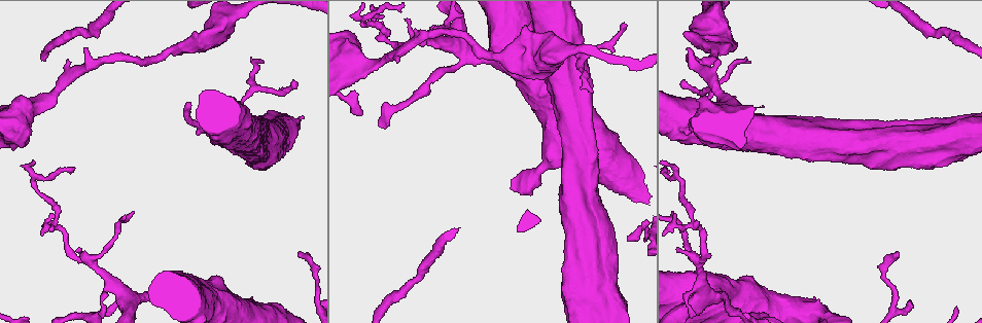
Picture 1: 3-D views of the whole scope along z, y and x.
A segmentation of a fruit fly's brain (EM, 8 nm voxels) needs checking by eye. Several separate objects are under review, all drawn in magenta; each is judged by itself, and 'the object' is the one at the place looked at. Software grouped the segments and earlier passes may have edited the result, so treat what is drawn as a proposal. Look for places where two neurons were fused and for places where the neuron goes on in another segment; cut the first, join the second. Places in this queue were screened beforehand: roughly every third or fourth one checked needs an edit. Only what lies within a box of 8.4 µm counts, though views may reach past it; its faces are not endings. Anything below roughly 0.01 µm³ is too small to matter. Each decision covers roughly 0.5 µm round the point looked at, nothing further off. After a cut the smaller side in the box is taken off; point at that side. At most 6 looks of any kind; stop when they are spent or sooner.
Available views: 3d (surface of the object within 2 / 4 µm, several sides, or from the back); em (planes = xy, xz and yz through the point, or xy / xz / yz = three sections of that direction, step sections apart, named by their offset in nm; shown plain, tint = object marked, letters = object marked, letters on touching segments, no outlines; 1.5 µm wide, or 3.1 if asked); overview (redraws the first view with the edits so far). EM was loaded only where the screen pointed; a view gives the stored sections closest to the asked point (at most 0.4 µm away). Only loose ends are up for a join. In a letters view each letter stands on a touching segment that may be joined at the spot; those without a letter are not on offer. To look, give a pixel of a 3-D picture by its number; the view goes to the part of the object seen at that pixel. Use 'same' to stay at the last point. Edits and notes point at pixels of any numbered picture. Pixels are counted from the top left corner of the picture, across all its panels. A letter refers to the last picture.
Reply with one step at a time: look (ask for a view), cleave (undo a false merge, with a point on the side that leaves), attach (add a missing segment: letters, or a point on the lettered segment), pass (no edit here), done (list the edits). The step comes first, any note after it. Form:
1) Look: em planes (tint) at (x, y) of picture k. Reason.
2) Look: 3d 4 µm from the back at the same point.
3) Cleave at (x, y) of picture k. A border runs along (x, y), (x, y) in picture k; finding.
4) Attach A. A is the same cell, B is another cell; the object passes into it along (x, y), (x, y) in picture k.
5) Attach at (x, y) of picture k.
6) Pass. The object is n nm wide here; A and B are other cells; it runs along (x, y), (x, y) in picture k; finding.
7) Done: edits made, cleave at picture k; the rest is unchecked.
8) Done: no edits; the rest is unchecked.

Look: em xz step 4 (tint) at (622, 24) of picture 1. An open end.

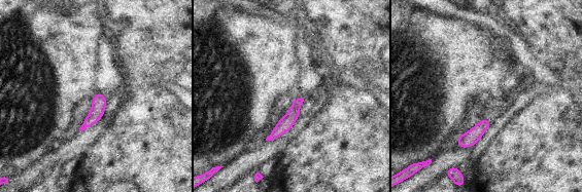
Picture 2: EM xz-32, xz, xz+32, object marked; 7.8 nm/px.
Look: em planes (letters) at the same point. Another direction.

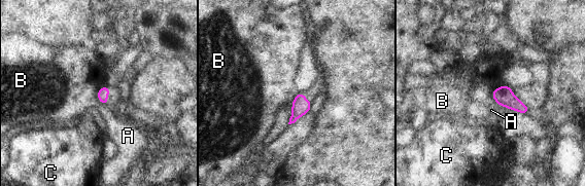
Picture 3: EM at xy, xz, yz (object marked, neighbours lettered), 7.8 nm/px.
Pass. A, B and C are other cells; a border runs along (104, 84), (97, 92), (100, 104) in picture 3; no lettered segment goes on from it.

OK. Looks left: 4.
Look: 3d 2 µm at (686, 49) of picture 1. Branch stops here.

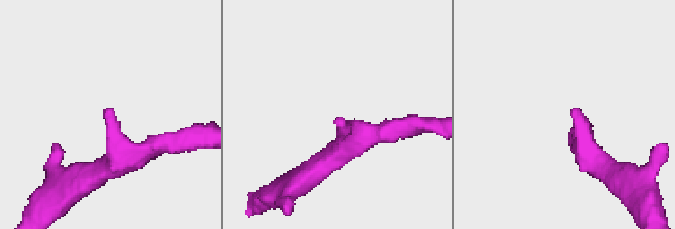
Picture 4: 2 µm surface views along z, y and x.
Look: em planes (letters) at (336, 117) of picture 4. The arms are 190, 220 nm wide.

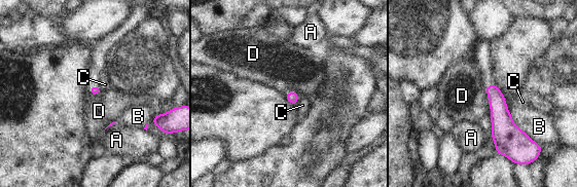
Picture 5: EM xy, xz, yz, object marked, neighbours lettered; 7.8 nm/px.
Pass. The longest contact is with D, 340 nm; A, B, C and D are other cells; a border runs along (484, 86), (490, 107), (491, 128) in picture 5; none of them fits.

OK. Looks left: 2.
Look: 3d 2 µm at (75, 251) of picture 1.

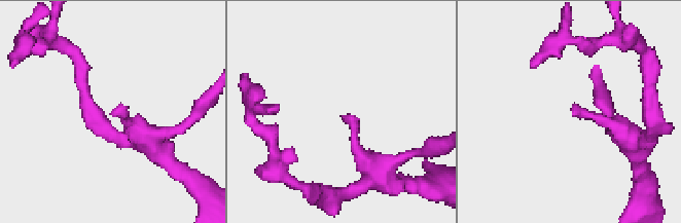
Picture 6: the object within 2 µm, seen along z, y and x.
Look: em planes (letters) at (573, 115) of picture 6.

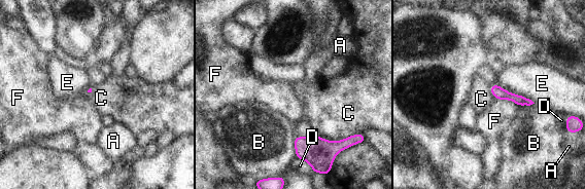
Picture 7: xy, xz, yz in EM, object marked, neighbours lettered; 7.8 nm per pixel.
Pass. The longest contact is with E, 340 nm; A, B, C, D, E and F are other cells; it runs along (492, 86), (500, 93), (528, 102) in picture 7; none of them fits.

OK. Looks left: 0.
Done: no edits; the rest is unchecked.

